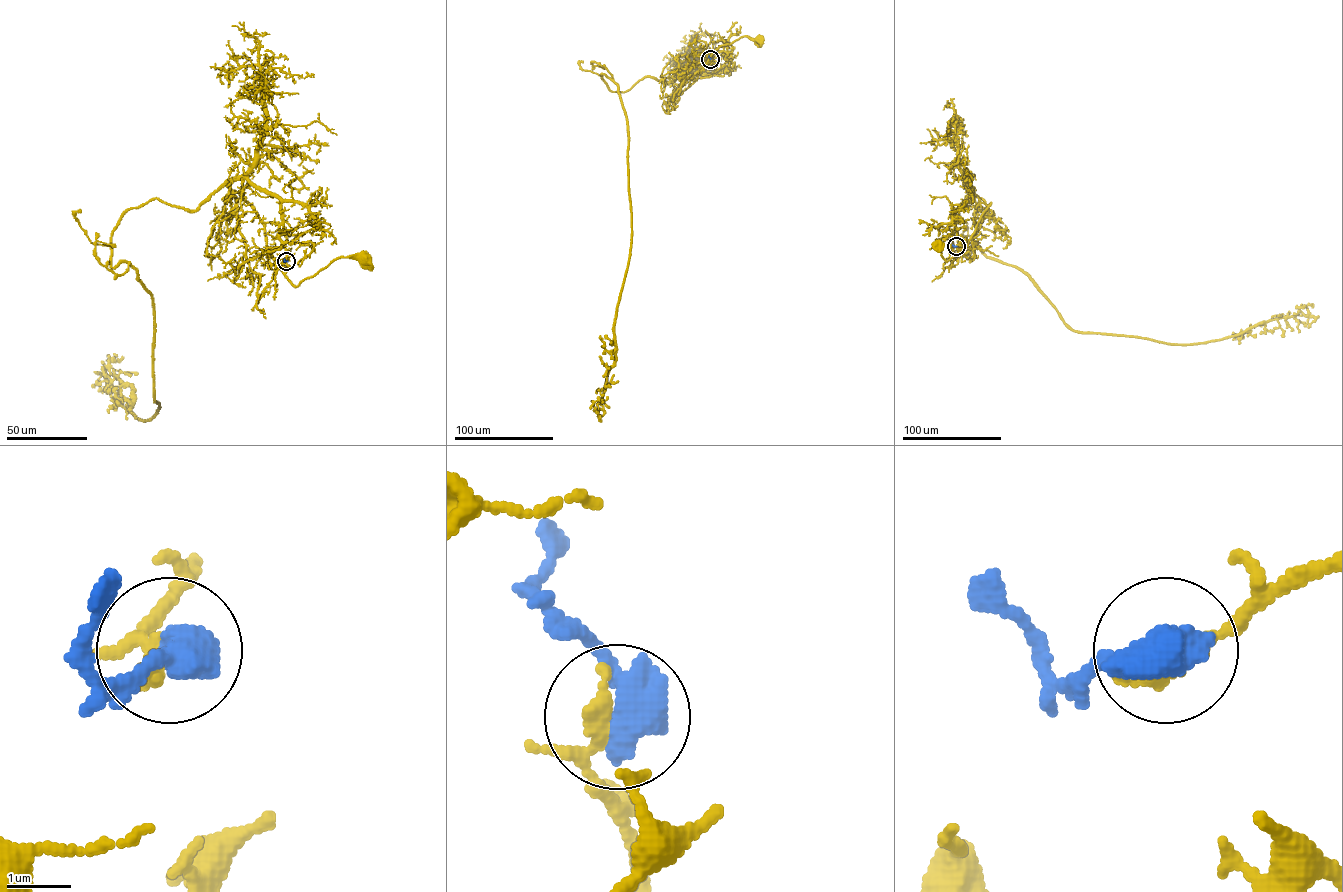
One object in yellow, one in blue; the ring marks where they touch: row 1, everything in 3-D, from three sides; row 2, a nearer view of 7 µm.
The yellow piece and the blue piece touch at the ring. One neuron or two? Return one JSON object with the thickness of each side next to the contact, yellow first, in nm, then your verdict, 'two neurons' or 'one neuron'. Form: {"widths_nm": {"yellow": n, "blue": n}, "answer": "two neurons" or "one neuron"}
{"widths_nm": {"yellow": 240, "blue": 750}, "answer": "two neurons"}

